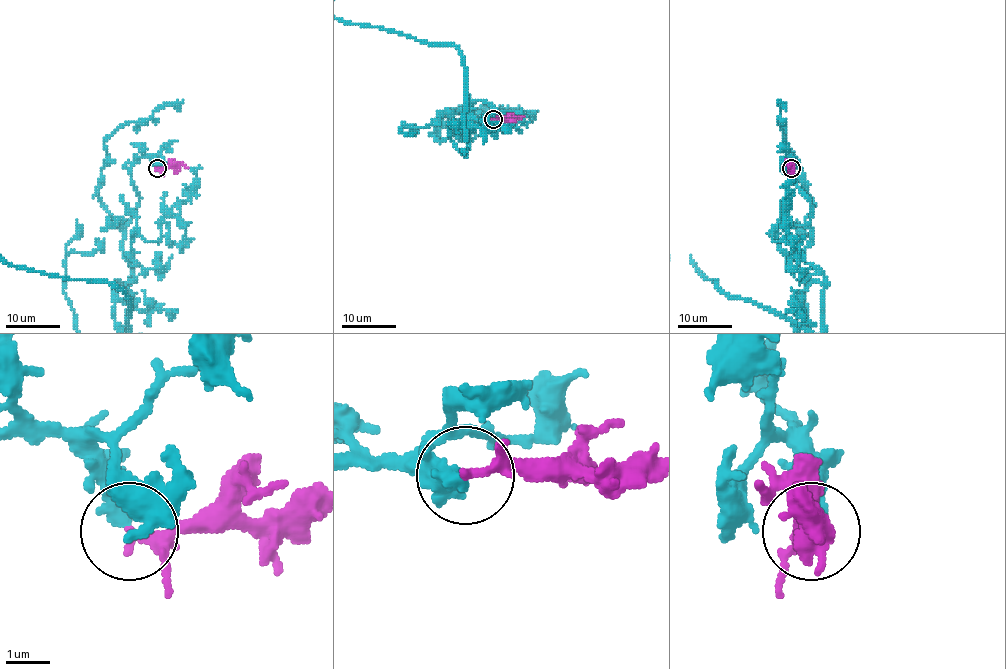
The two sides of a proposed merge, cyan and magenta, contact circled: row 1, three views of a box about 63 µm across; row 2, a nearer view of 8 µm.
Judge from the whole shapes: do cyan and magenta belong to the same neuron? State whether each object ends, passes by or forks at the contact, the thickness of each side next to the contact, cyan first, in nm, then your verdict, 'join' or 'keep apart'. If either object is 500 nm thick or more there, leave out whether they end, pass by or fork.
cyan ends | magenta passes by | 400/200 nm | join

